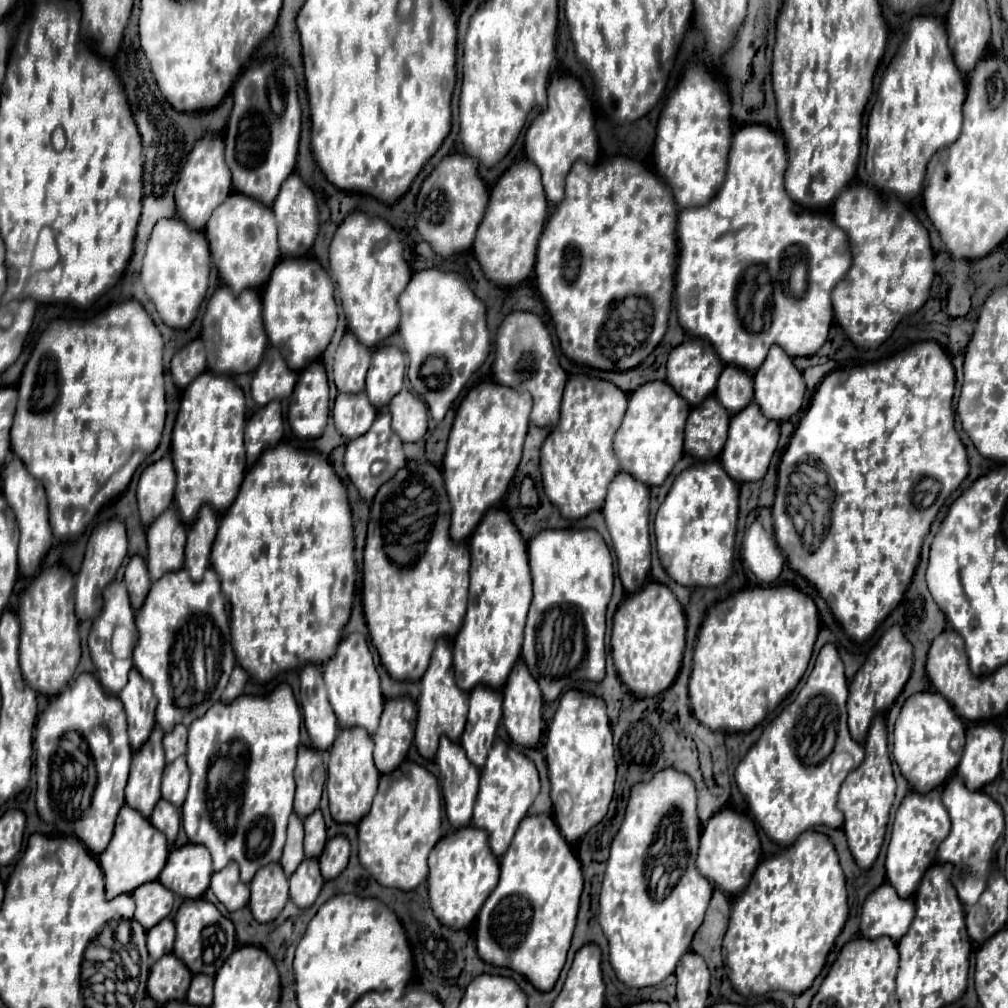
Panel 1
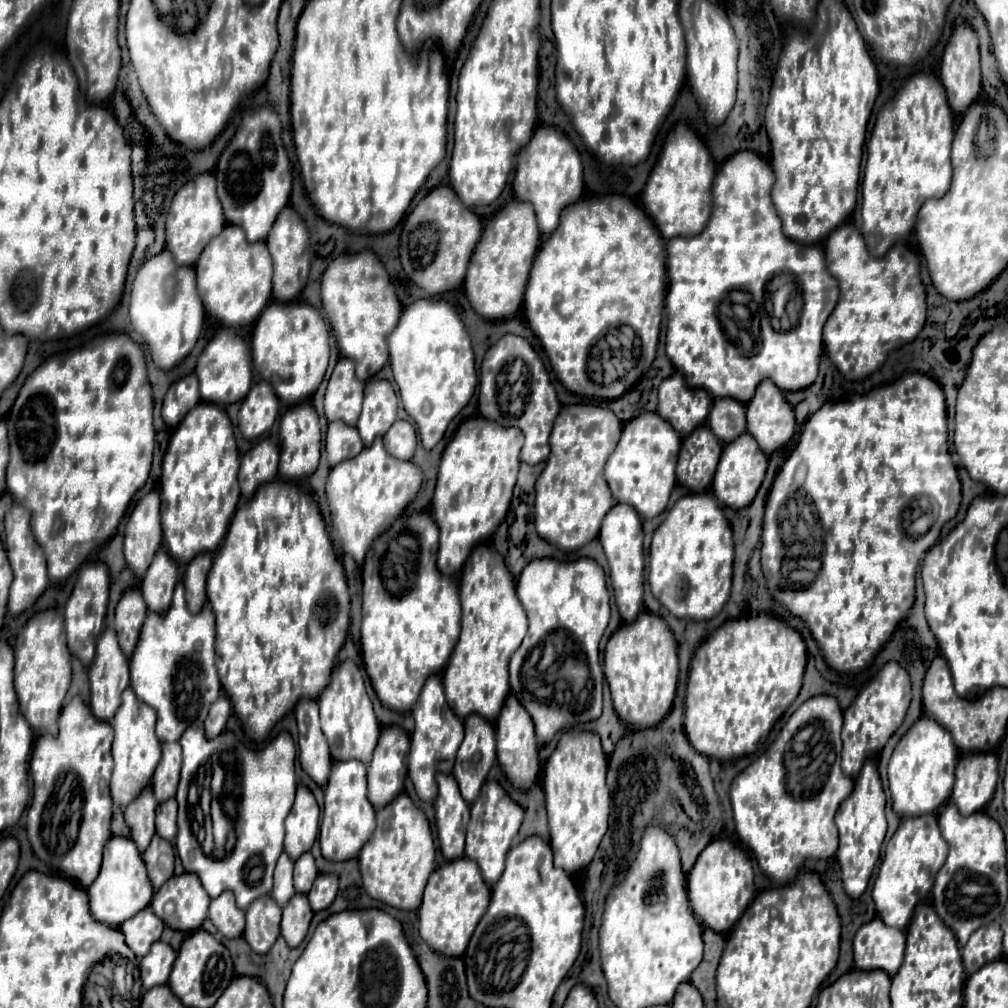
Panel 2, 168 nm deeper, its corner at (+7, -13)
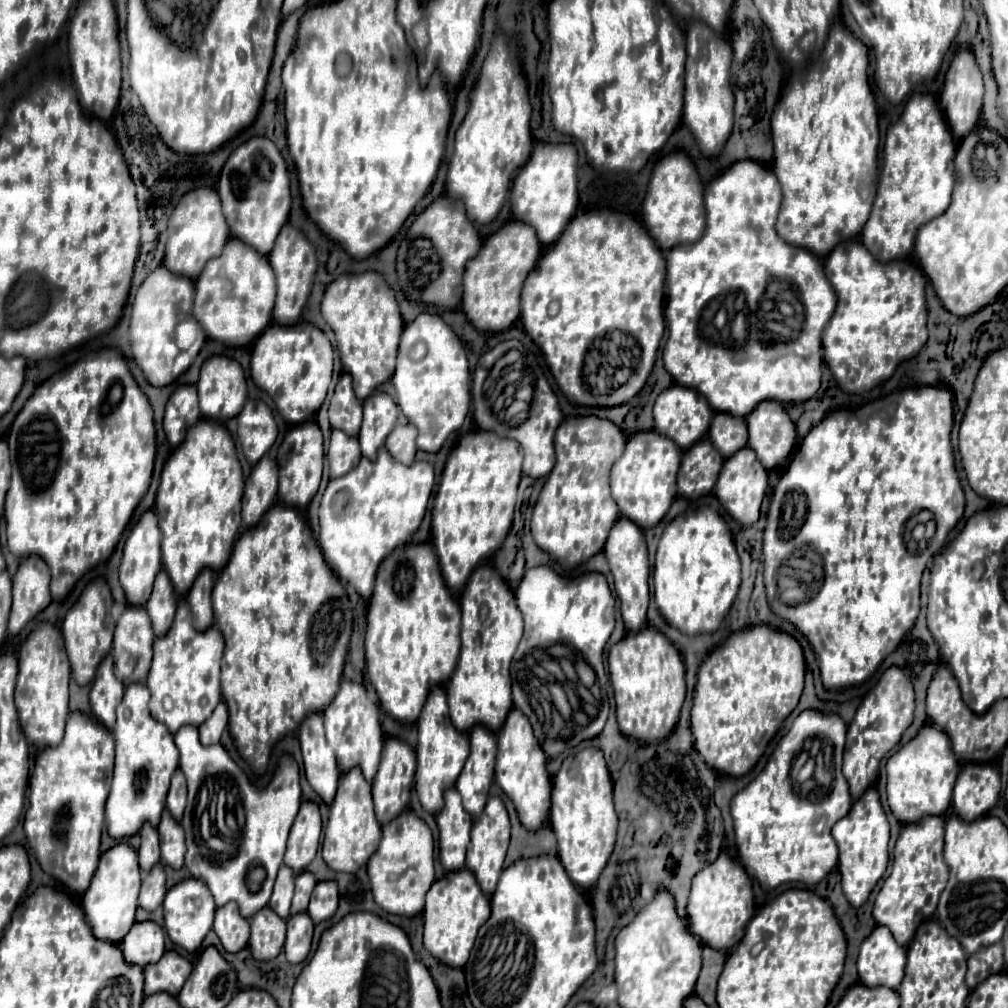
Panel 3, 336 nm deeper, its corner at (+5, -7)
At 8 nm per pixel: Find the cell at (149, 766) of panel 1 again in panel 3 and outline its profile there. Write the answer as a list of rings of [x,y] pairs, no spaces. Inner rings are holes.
[[[144,826],[140,832],[142,844],[138,850],[140,856],[140,870],[148,874],[160,862],[160,846],[158,846],[158,830],[152,826]]]

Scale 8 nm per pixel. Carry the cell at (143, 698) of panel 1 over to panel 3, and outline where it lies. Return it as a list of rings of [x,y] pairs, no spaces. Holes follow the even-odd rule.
[[[130,684],[124,692],[124,700],[116,708],[118,722],[114,728],[114,780],[106,800],[106,828],[112,838],[134,836],[142,830],[144,824],[152,824],[154,828],[160,824],[160,816],[166,808],[170,780],[180,766],[174,736],[166,730],[166,726],[150,718],[148,700],[150,690],[146,684]]]

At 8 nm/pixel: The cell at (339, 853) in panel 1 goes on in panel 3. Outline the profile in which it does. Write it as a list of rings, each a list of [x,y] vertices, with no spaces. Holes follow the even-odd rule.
[[[320,882],[314,888],[314,898],[310,900],[308,916],[314,920],[314,924],[320,924],[324,920],[330,920],[338,910],[338,888],[336,882]]]

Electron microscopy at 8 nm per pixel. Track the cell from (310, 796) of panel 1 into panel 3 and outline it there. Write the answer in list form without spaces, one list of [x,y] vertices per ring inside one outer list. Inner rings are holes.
[[[302,802],[296,822],[290,830],[288,848],[284,856],[284,864],[292,868],[294,874],[304,872],[304,868],[308,868],[308,864],[314,860],[320,846],[320,832],[322,818],[318,806],[314,802]]]

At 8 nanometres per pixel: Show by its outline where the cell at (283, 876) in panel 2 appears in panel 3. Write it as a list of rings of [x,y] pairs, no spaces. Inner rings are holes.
[[[282,866],[278,870],[278,878],[274,884],[274,892],[270,898],[270,908],[280,916],[288,918],[290,916],[290,902],[294,896],[294,872],[288,866]]]

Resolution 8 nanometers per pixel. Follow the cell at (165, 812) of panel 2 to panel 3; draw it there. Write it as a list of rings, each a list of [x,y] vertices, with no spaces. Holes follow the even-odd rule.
[[[168,810],[162,814],[162,822],[158,826],[160,832],[160,848],[162,848],[162,862],[174,870],[180,870],[184,866],[184,830],[182,826],[170,816]]]

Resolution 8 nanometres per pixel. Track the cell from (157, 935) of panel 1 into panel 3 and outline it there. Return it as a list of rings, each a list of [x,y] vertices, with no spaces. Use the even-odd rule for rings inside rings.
[[[166,952],[160,958],[160,962],[156,962],[154,966],[146,966],[144,994],[152,996],[158,992],[168,992],[170,996],[178,996],[184,982],[192,974],[192,970],[194,970],[194,966],[190,960],[182,958],[176,952]]]

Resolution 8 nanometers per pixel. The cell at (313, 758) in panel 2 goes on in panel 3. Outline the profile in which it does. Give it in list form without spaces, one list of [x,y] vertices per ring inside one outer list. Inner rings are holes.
[[[312,714],[310,718],[306,718],[306,722],[302,722],[300,746],[302,746],[306,778],[312,790],[330,806],[338,790],[340,770],[336,766],[334,752],[326,744],[320,714]]]

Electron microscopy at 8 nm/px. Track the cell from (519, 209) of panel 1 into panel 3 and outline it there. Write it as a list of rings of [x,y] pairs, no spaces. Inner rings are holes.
[[[506,222],[496,234],[492,234],[476,258],[466,264],[464,272],[464,296],[462,312],[468,322],[480,332],[504,332],[516,324],[520,316],[520,292],[528,272],[540,258],[540,246],[534,230],[522,226],[522,222]]]

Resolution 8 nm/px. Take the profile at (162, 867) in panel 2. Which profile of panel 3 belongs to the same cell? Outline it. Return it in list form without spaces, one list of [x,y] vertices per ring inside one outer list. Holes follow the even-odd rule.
[[[158,864],[142,880],[142,890],[140,890],[140,896],[138,896],[138,906],[148,910],[148,912],[154,912],[164,902],[164,896],[166,896],[164,864]]]

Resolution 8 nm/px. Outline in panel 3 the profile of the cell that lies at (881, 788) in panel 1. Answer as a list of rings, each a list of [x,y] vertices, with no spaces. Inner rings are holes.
[[[872,786],[866,790],[866,794],[852,804],[852,810],[848,816],[838,820],[832,828],[832,836],[840,850],[840,862],[838,870],[842,874],[842,890],[848,902],[858,908],[862,906],[878,880],[884,876],[888,868],[888,840],[890,840],[890,824],[886,820],[886,814],[882,810],[880,798],[876,788]]]

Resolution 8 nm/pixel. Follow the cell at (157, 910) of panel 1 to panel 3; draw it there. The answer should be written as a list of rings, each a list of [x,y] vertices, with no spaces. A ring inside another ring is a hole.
[[[140,922],[134,924],[132,930],[126,934],[126,938],[120,942],[120,950],[124,954],[126,964],[146,968],[148,964],[156,964],[164,954],[164,930],[156,922]]]

